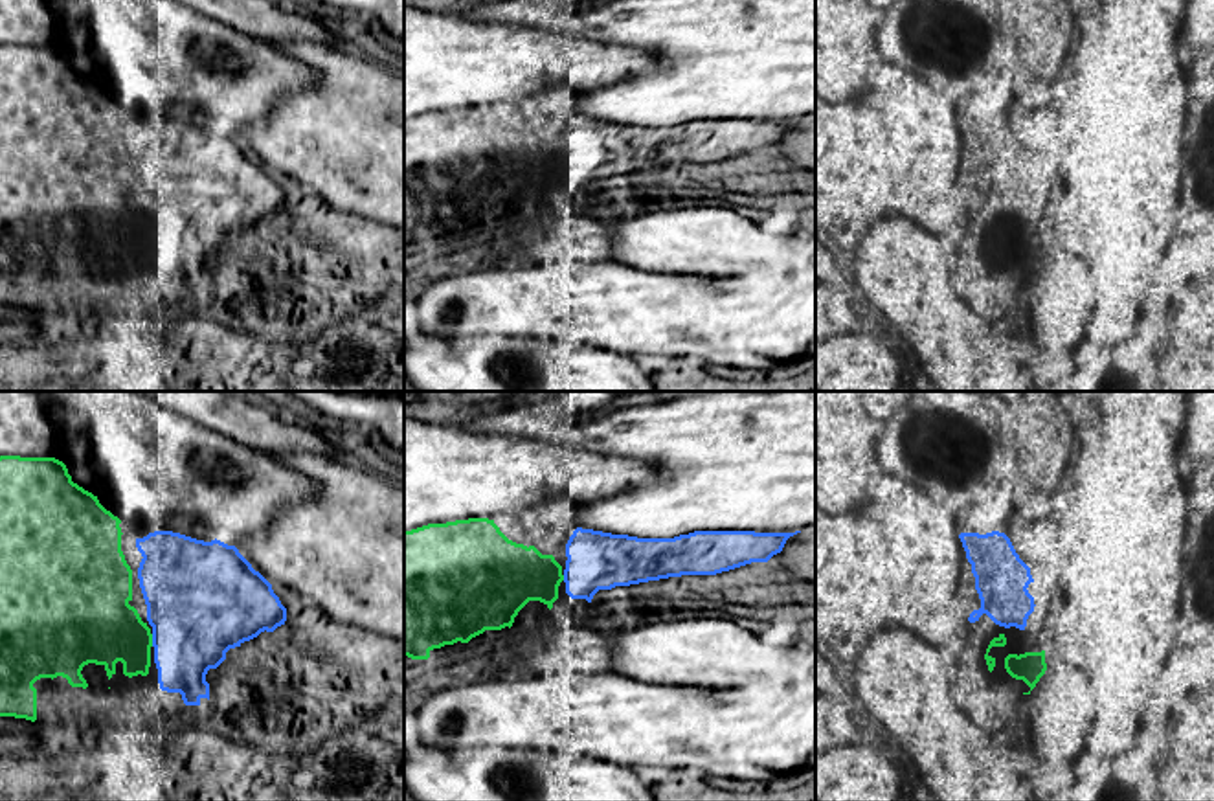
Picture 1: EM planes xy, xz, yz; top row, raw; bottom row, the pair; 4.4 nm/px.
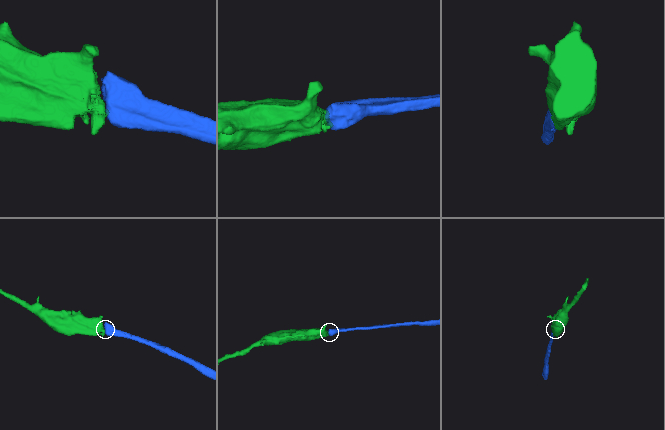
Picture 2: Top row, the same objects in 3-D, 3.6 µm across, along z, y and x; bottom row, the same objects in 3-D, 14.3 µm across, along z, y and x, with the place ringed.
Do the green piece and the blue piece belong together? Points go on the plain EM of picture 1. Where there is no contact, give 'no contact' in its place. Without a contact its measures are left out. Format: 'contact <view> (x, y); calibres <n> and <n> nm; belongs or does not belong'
contact xy (151, 228); calibres 340 and 440 nm; belongs

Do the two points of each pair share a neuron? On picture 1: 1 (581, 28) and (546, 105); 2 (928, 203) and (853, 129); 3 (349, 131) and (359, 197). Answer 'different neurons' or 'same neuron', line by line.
1: same neuron
2: same neuron
3: same neuron

